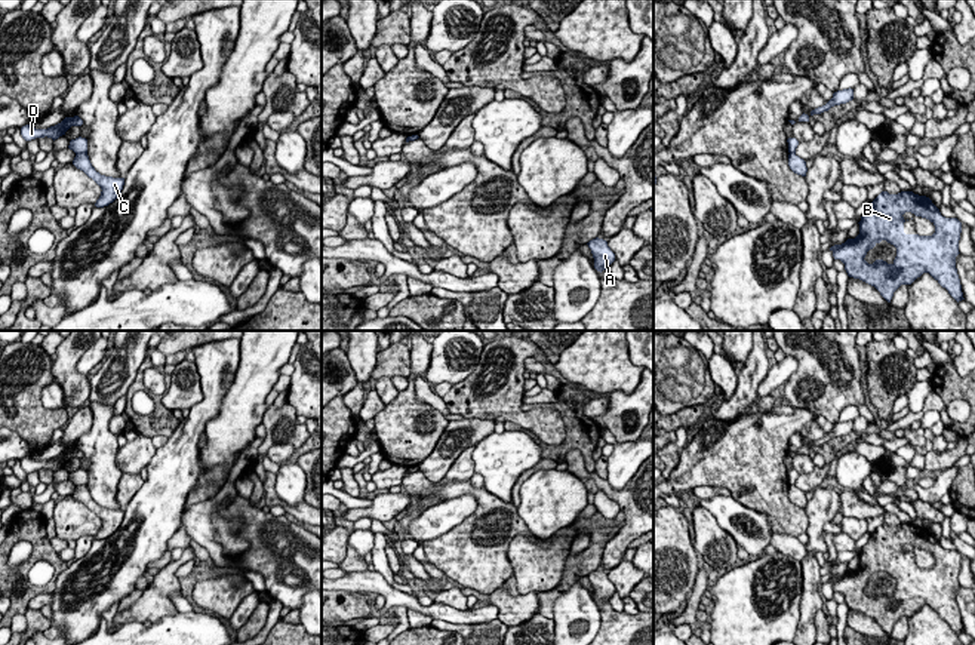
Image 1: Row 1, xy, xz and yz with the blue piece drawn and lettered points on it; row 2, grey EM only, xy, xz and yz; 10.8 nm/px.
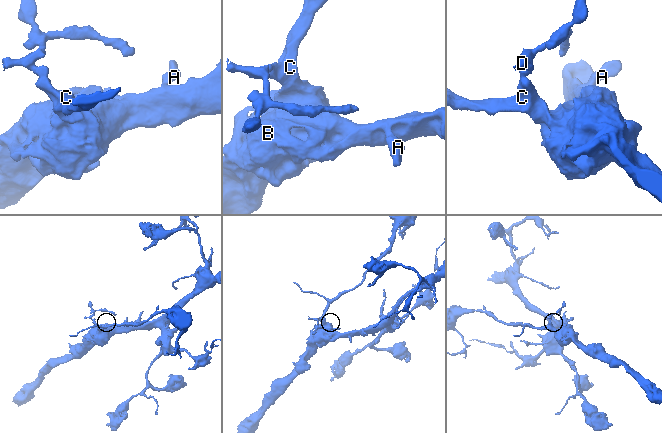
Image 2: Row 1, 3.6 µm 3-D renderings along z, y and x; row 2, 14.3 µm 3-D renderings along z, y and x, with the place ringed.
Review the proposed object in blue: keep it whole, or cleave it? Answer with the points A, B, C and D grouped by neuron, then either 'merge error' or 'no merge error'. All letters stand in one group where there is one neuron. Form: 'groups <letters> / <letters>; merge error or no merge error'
groups A B C / D; merge error

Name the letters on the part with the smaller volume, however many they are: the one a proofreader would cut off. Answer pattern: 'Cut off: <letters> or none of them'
Cut off: D

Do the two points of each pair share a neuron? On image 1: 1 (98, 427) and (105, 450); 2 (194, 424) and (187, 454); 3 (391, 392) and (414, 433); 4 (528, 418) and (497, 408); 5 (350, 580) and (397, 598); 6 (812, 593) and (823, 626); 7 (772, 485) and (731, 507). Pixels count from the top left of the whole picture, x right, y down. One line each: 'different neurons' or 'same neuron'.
1: same neuron
2: same neuron
3: different neurons
4: same neuron
5: same neuron
6: different neurons
7: different neurons

